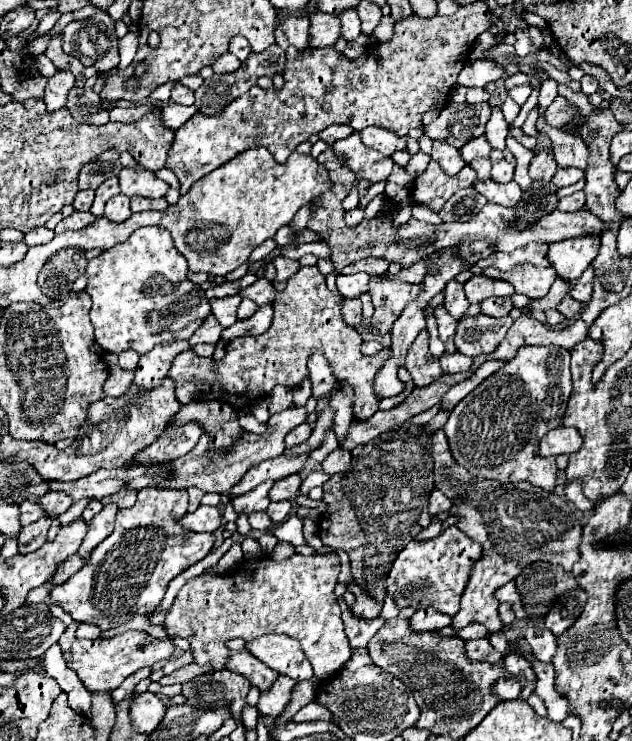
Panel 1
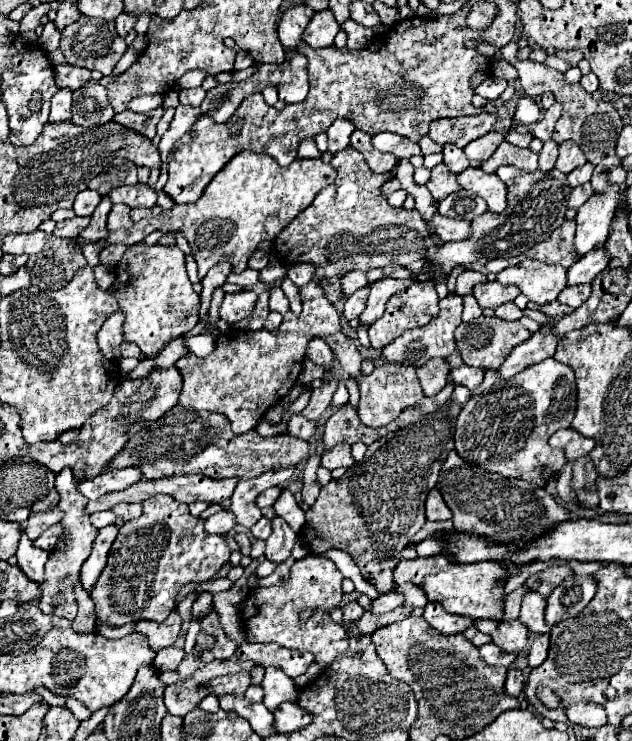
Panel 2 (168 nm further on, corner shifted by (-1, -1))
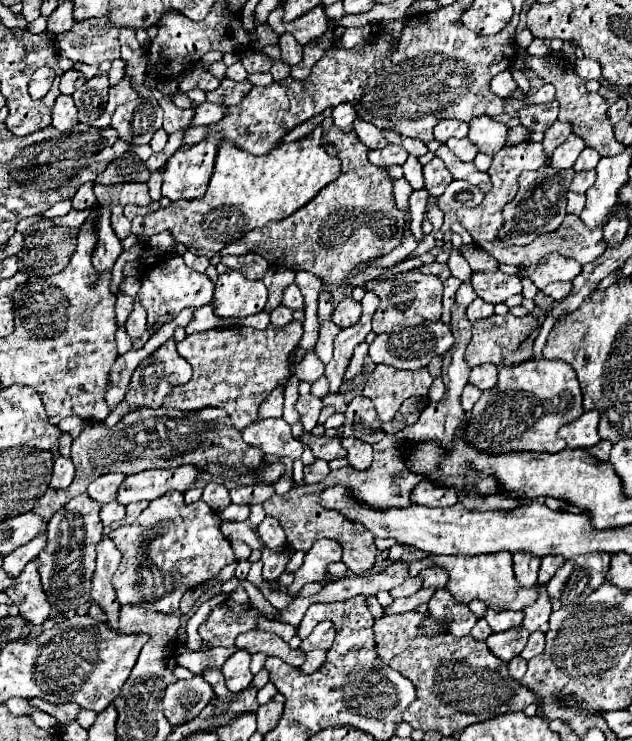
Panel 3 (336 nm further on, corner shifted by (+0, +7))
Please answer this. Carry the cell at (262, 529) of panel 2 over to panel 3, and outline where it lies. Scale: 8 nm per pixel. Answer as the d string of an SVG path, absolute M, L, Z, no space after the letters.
M267 516L267 518L257 526L257 534L259 534L259 538L263 540L263 544L265 544L267 548L275 550L275 552L281 552L281 550L285 548L285 544L287 544L287 538L285 538L285 532L283 532L281 524L279 524L275 518L271 518L271 516Z

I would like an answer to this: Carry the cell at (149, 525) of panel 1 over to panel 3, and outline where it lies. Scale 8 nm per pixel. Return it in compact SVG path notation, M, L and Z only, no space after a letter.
M167 492L159 500L149 502L149 506L141 512L139 522L113 530L109 538L115 542L117 550L123 554L121 564L113 576L113 588L121 606L135 604L145 610L157 610L167 614L175 612L179 608L181 596L189 588L215 578L225 564L231 564L235 560L231 542L221 534L217 512L213 512L203 500L185 504L181 492Z

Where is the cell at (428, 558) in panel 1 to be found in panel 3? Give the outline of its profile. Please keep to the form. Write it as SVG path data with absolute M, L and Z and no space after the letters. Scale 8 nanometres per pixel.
M509 552L480 554L475 556L425 556L421 562L431 562L435 568L443 568L449 574L447 590L459 600L459 604L469 604L471 600L481 600L489 608L523 610L537 598L537 586L521 588L513 574L513 555Z

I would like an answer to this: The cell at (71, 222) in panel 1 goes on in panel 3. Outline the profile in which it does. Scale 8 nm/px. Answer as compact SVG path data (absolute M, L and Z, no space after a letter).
M71 210L69 214L55 218L53 222L59 226L65 226L65 228L81 228L81 224L87 220L87 216L89 216L89 210Z

